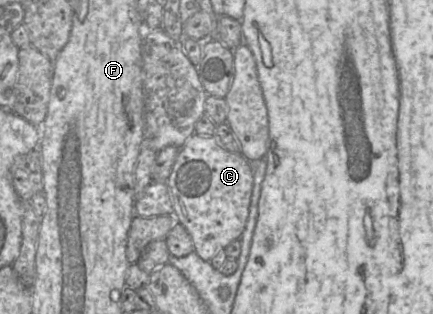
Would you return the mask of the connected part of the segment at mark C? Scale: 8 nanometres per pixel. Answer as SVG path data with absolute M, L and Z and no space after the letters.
M194 133L180 148L166 182L171 193L173 216L191 235L194 250L203 260L210 261L232 241L240 240L249 215L253 192L253 172L242 154L230 152L215 136Z

